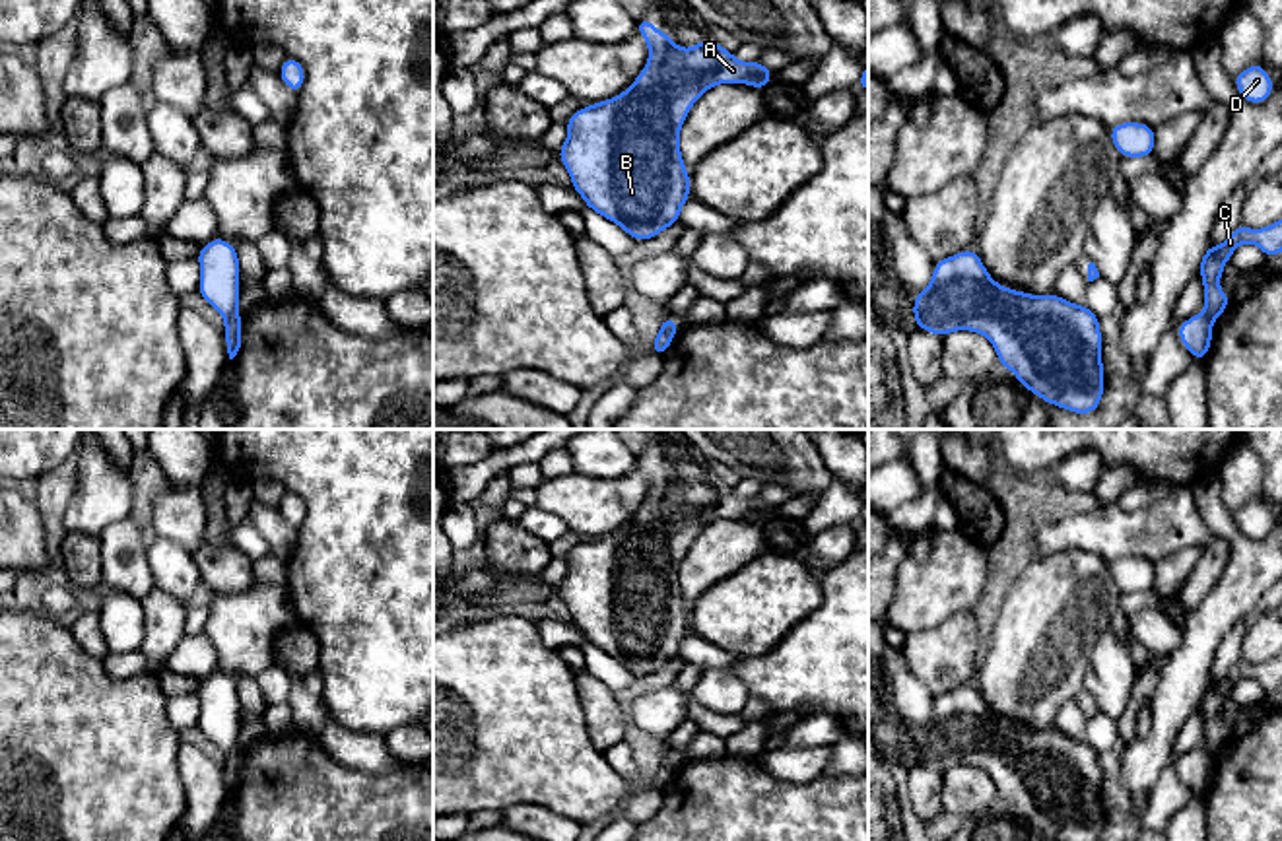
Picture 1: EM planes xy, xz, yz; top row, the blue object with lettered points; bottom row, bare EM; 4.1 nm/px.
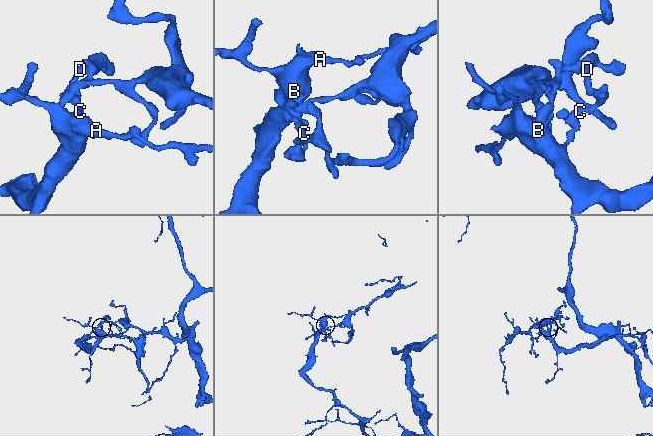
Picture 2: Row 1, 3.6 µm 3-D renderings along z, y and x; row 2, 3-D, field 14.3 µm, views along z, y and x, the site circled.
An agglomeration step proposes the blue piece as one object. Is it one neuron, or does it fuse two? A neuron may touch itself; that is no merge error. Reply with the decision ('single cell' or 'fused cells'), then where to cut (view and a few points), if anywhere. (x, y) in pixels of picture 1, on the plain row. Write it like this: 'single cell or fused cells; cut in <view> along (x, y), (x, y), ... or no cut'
fused cells; cut in xy along (239, 750), (226, 756)

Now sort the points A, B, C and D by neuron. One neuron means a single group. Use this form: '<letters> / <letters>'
A B / C D

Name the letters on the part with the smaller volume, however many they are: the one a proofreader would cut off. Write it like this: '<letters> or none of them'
C, D

